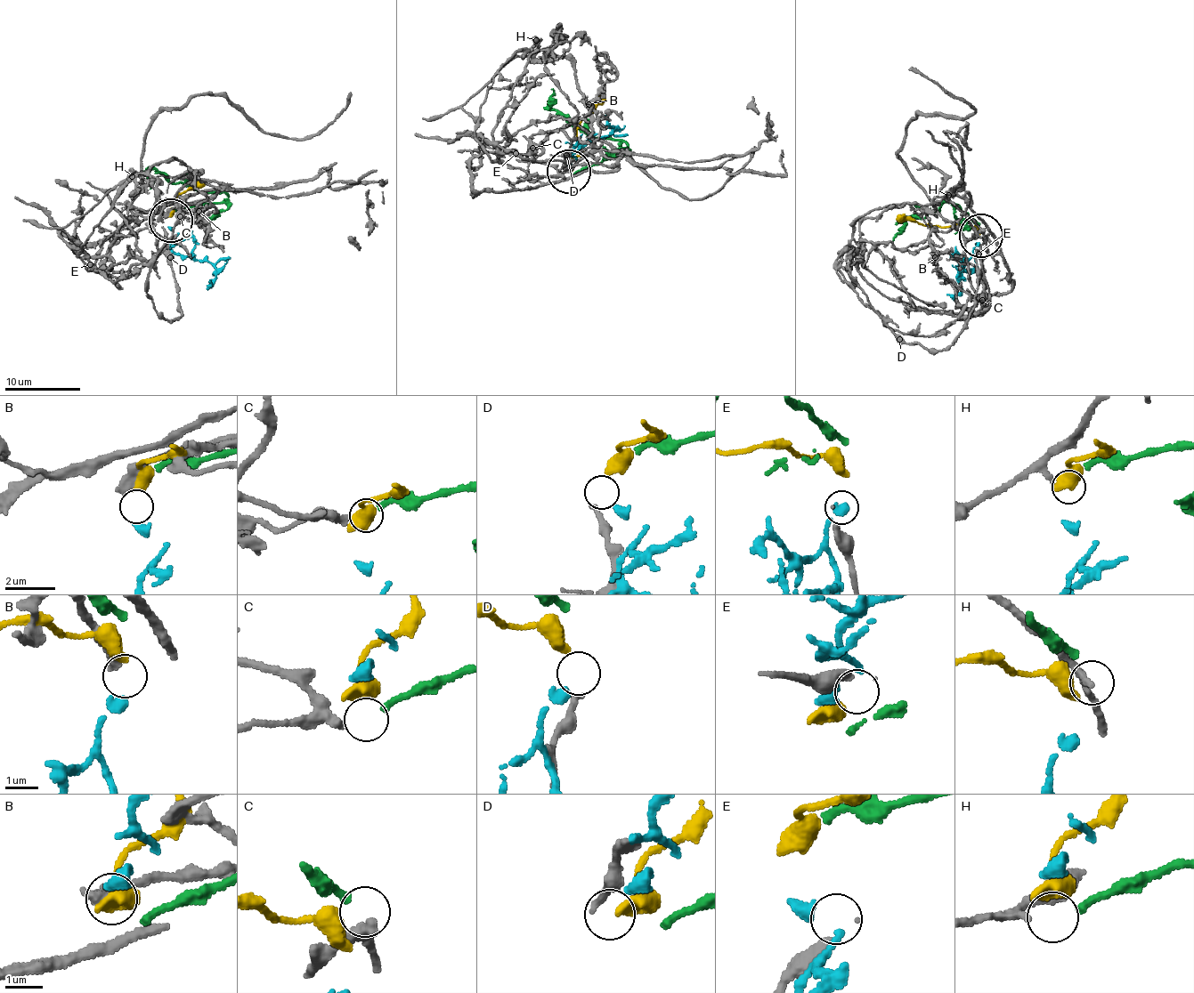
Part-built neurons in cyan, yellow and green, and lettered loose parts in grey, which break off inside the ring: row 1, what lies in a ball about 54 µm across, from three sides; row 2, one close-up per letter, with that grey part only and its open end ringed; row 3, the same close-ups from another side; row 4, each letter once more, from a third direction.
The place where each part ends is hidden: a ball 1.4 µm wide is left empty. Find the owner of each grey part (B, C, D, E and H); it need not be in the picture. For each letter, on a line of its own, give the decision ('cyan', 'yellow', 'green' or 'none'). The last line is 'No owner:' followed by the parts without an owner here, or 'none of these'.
B: cyan
C: green
D: yellow
E: none
H: none
No owner: E, H

